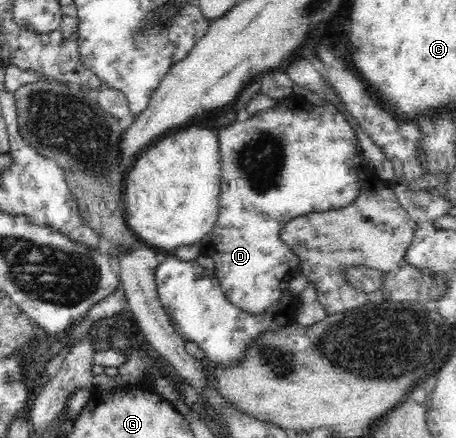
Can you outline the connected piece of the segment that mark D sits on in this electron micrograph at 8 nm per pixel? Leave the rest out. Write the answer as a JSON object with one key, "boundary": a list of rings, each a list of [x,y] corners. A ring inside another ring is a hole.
{"boundary":[[[292,95],[289,98],[277,101],[274,109],[265,110],[263,113],[257,113],[253,117],[249,117],[245,121],[237,120],[223,129],[218,129],[218,142],[220,143],[220,196],[219,196],[219,211],[213,231],[209,233],[201,242],[202,252],[205,255],[210,255],[214,261],[214,270],[220,281],[221,289],[225,297],[235,307],[243,311],[259,315],[265,312],[281,297],[281,291],[288,287],[289,281],[299,273],[299,258],[296,253],[285,246],[281,241],[281,229],[293,218],[305,215],[311,212],[326,212],[336,209],[345,208],[346,205],[353,203],[353,200],[360,194],[363,184],[368,184],[369,180],[374,180],[375,174],[372,174],[370,167],[366,164],[365,156],[360,150],[359,141],[352,125],[348,124],[348,117],[339,112],[337,107],[329,102],[324,102],[321,106],[315,106],[302,96]]]}

